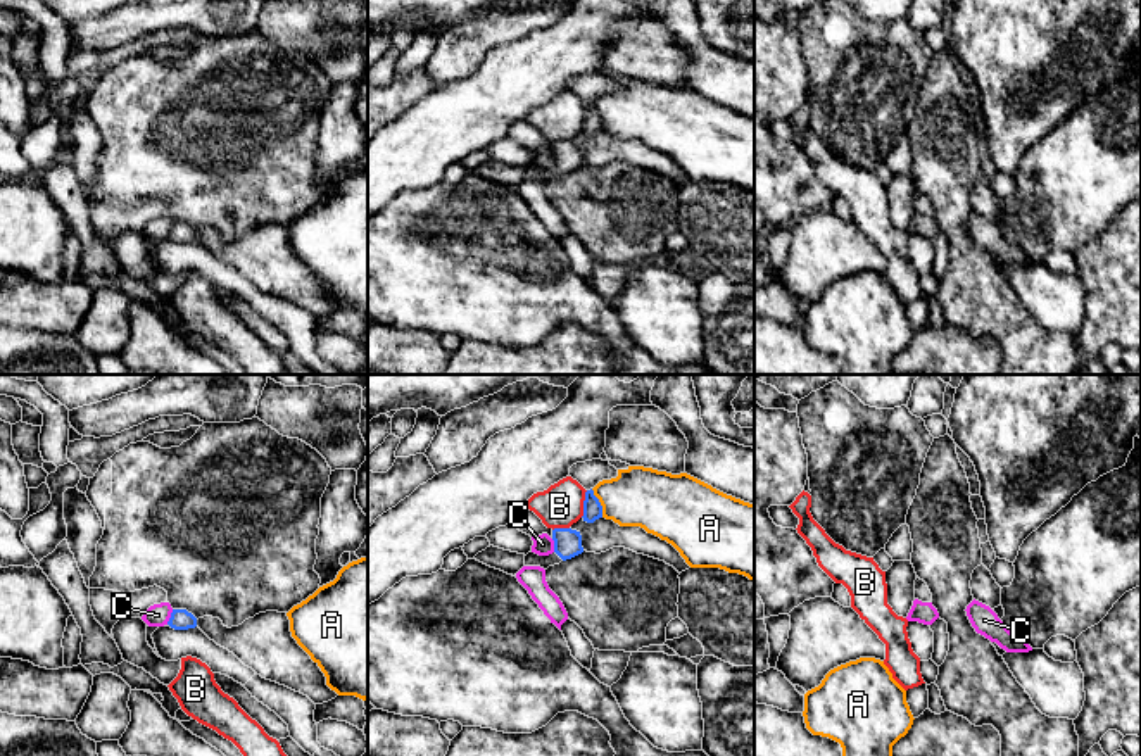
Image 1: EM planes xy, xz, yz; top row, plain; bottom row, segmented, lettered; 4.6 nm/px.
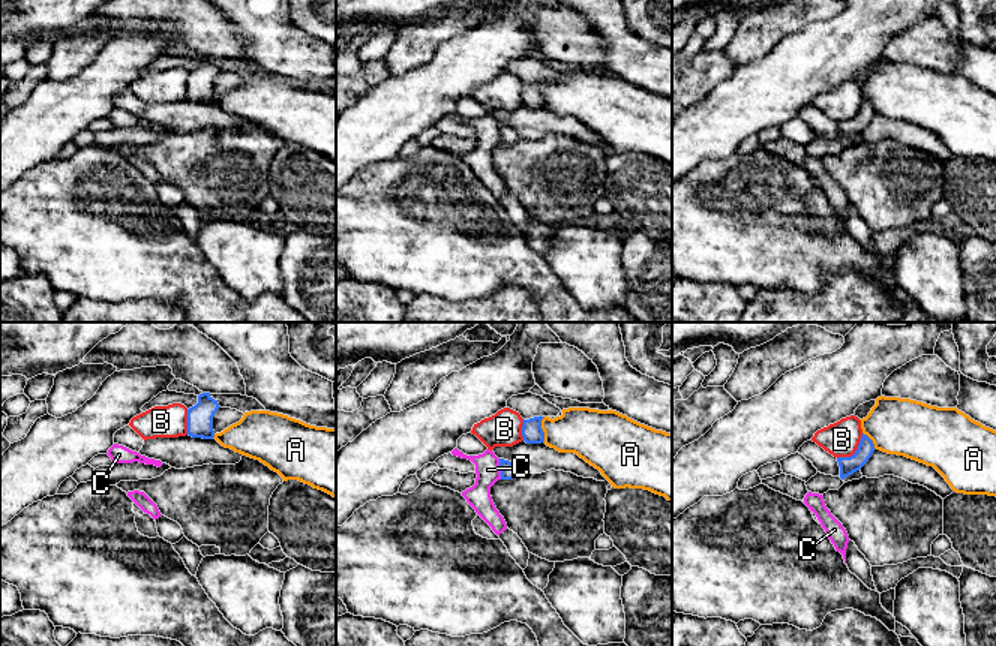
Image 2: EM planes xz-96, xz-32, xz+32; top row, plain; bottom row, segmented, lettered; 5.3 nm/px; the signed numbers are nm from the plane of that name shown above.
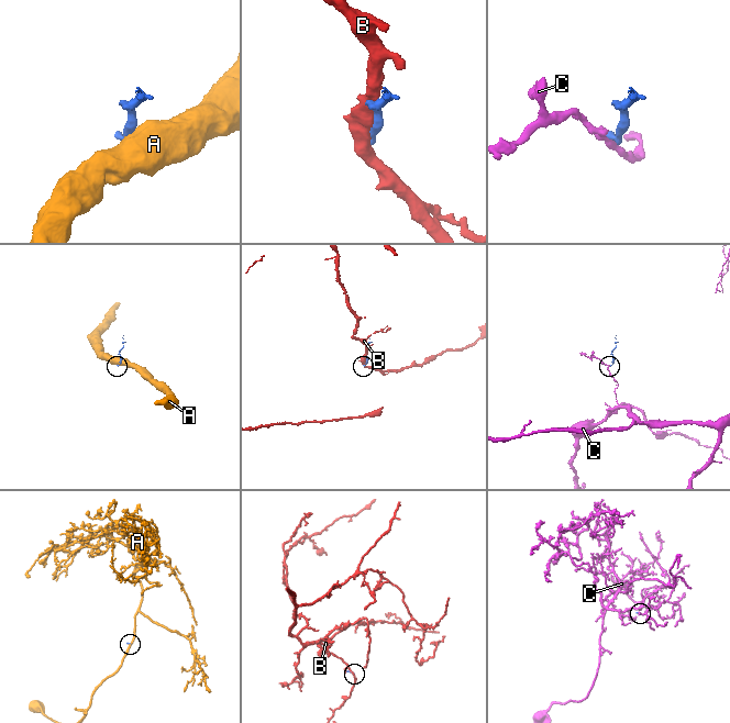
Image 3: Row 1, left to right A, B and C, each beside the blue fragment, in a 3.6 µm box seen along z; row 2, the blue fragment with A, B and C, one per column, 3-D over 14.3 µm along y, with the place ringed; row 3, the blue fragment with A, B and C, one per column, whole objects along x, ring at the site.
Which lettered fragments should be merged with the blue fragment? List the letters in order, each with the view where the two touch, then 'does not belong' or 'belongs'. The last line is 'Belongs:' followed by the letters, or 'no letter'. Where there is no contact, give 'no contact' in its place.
A: meets blue in xz; does not belong
B: meets blue in xz; does not belong
C: meets blue in xy; does not belong
Belongs: no letter

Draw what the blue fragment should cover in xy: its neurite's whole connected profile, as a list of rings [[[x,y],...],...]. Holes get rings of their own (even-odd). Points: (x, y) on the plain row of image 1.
[[[173,223],[167,238],[174,243],[188,243],[197,240],[197,231],[186,223]]]

